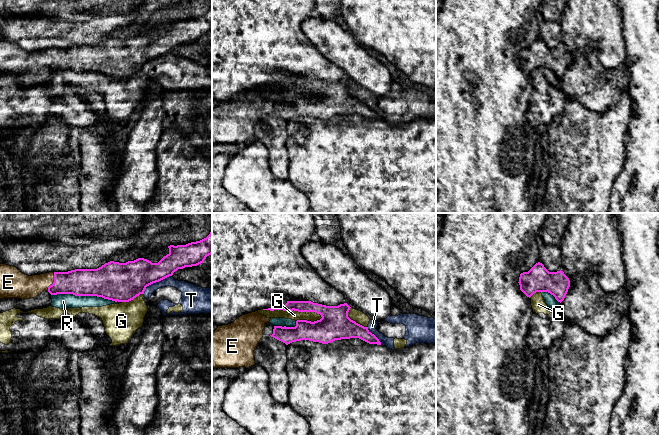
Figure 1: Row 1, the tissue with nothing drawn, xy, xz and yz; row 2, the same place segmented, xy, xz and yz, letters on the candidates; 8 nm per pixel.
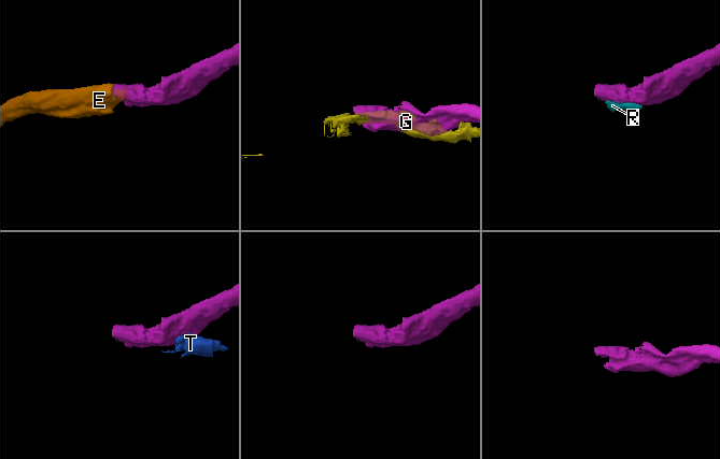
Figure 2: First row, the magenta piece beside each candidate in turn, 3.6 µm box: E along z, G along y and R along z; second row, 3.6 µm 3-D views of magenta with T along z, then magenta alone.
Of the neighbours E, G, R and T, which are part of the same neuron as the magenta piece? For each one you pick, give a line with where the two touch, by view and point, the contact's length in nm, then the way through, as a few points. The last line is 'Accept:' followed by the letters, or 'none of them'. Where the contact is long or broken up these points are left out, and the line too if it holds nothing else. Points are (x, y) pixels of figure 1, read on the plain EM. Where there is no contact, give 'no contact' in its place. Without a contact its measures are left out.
E: xy (54, 57) | 160 nm | across xy (80, 58), (54, 57), (24, 62)
Accept: E

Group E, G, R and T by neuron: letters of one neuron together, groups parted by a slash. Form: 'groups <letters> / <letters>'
groups E / G R T

